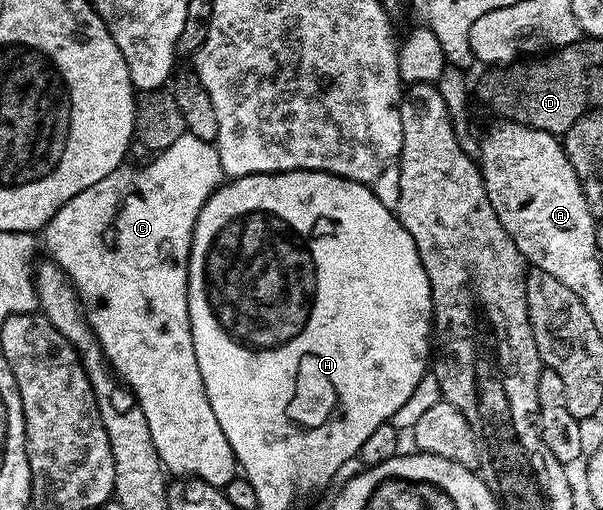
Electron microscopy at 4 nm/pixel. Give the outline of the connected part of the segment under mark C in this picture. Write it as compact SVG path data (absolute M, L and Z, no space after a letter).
M186 131L182 134L182 138L178 138L178 142L174 142L164 152L155 153L147 162L132 166L136 168L128 168L129 166L116 168L110 174L106 174L102 182L94 182L90 190L82 190L82 194L74 194L74 198L70 198L70 202L66 202L66 206L62 206L62 210L58 210L58 214L54 214L54 218L50 218L50 222L42 230L42 244L43 247L44 244L48 247L47 255L55 260L58 267L68 275L73 288L80 295L84 315L87 316L88 324L94 330L105 360L108 361L113 373L131 388L142 414L146 414L146 426L150 426L150 434L158 450L160 463L173 477L204 480L207 484L213 484L215 488L222 490L238 475L238 465L230 442L226 442L226 434L222 434L222 426L218 426L220 416L214 416L216 408L212 408L212 396L208 396L208 380L204 380L204 368L200 368L200 356L194 356L196 328L192 330L192 267L188 265L198 214L204 203L214 195L225 179L225 161L220 160L220 156L222 157L221 149L213 141L194 138L194 134Z

